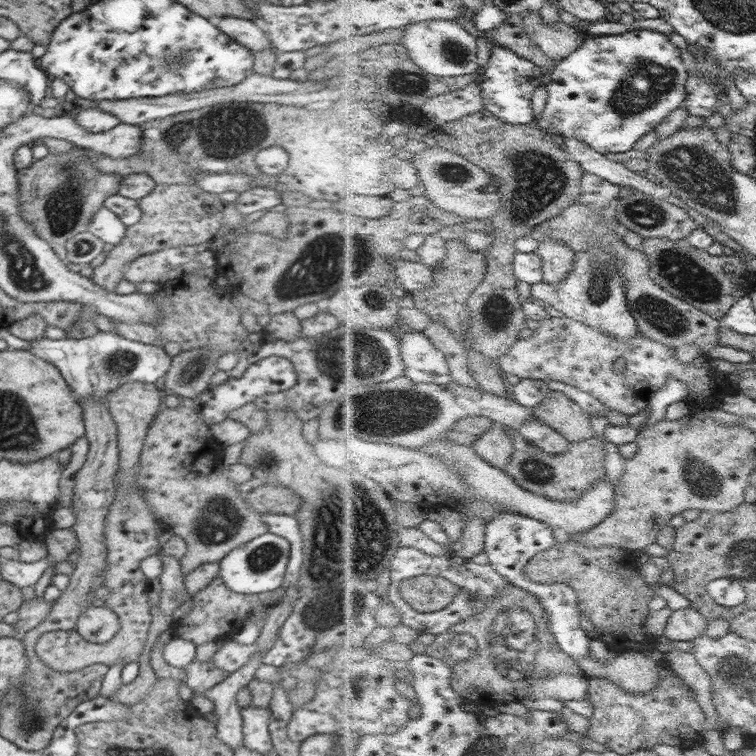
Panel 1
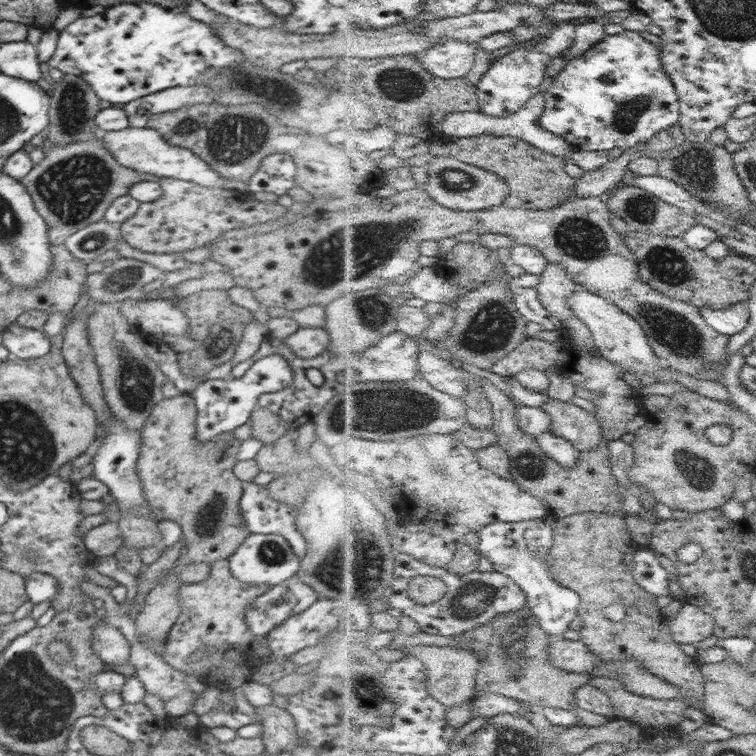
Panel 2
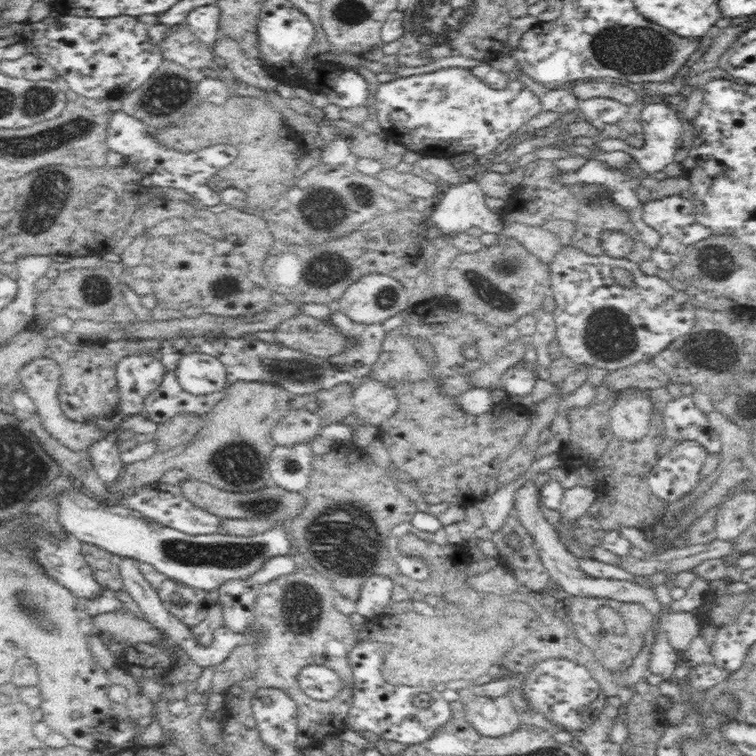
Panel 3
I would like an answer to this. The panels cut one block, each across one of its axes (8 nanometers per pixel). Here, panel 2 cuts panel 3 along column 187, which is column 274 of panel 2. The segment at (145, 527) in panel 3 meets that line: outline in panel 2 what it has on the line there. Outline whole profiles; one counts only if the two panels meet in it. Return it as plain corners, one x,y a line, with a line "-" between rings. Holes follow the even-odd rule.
247,534
242,544
228,558
230,572
243,584
275,587
294,577
300,568
301,558
286,538
279,534

